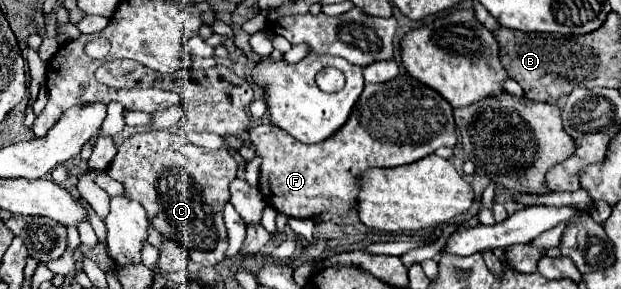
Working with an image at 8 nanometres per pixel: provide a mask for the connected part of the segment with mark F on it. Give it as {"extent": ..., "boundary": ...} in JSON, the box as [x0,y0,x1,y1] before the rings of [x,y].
{"extent":[249,75,455,217],"boundary":[[[399,75],[397,79],[389,83],[371,85],[367,83],[361,99],[357,101],[357,107],[353,107],[353,115],[349,117],[349,123],[333,135],[333,139],[325,139],[325,143],[315,145],[303,145],[295,137],[289,137],[287,131],[275,127],[275,125],[257,125],[249,129],[249,139],[255,151],[261,155],[261,177],[259,177],[259,189],[279,213],[285,213],[289,217],[317,217],[317,215],[347,215],[351,209],[357,207],[359,197],[359,181],[361,173],[373,167],[399,167],[407,165],[409,161],[419,161],[425,155],[435,153],[443,145],[455,145],[455,121],[453,121],[453,109],[451,105],[431,87],[419,83],[417,79],[409,75]]]}

